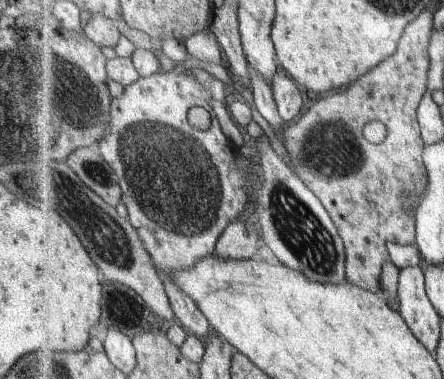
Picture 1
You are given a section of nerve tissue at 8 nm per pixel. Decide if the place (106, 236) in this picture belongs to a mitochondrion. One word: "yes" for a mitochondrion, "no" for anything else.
yes

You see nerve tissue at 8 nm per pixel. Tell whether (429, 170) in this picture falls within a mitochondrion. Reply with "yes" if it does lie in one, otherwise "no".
no

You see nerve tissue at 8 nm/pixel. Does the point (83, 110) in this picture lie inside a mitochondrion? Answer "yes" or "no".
yes

